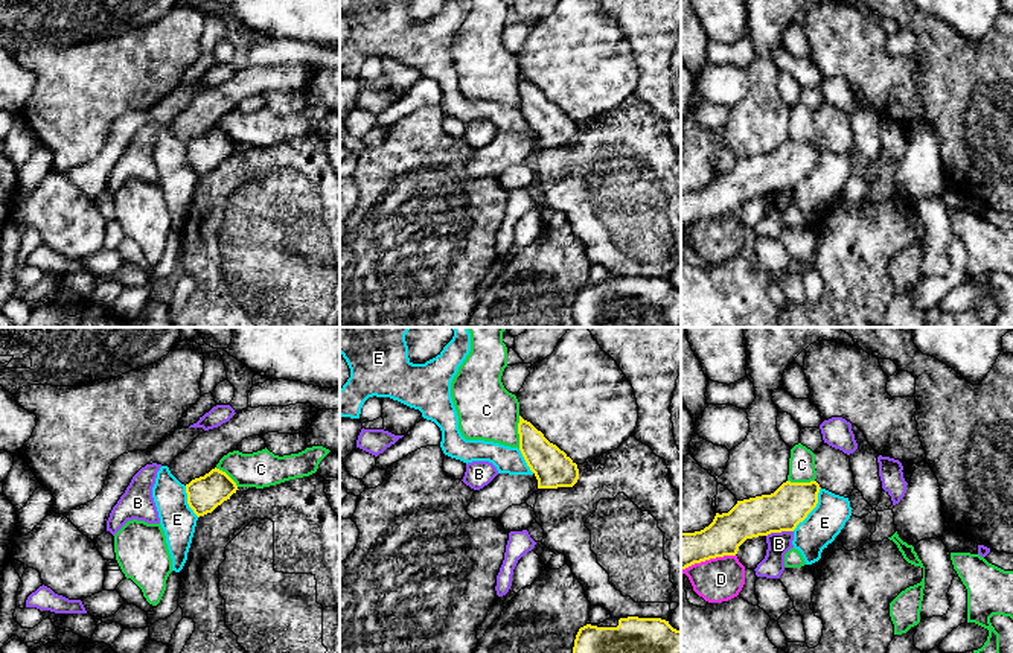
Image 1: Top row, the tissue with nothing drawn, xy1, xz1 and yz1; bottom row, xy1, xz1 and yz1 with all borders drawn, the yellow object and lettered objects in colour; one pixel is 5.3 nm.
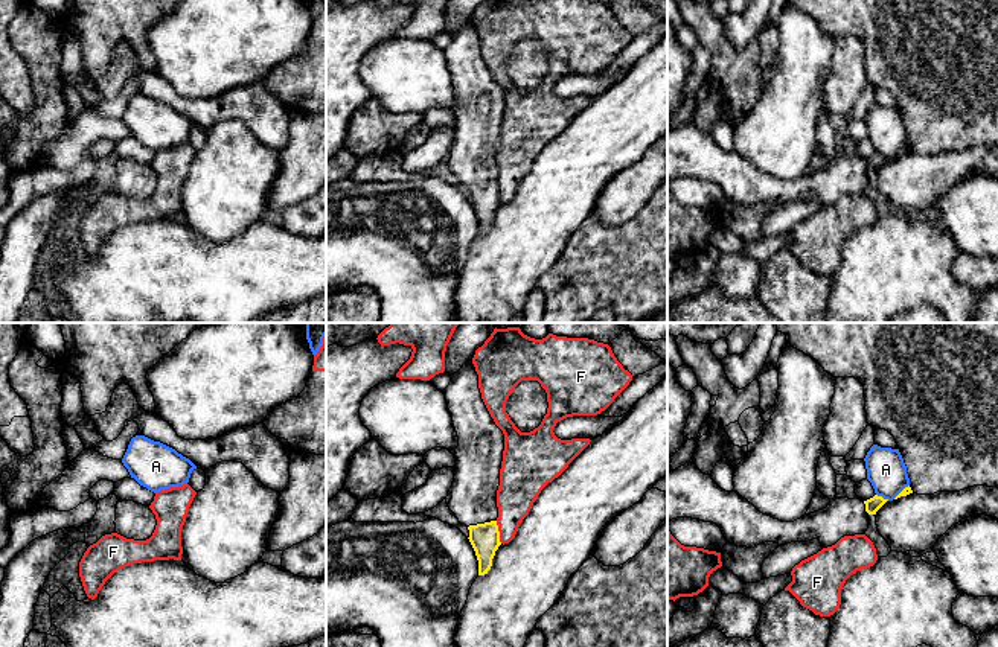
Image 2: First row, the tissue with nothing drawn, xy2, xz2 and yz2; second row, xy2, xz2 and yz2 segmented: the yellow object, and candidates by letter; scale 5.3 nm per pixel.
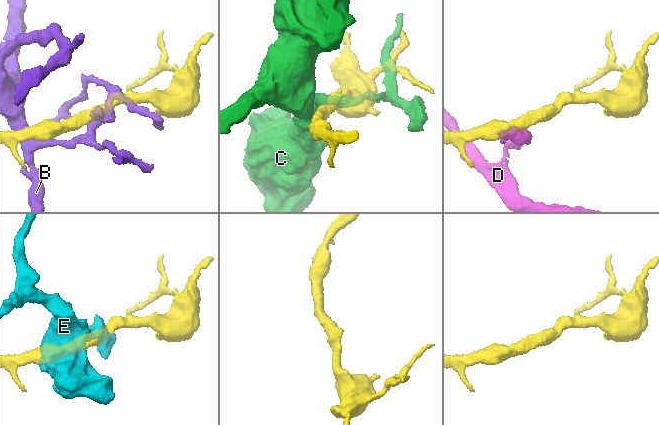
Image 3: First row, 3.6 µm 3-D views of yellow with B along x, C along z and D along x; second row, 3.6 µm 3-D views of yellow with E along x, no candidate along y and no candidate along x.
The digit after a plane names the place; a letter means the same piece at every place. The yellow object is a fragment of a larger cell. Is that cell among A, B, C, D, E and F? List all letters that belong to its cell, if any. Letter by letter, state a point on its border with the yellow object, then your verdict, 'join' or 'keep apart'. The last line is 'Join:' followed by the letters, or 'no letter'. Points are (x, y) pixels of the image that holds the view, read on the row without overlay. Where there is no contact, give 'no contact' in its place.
A: meets yellow in yz2 at (881, 156); keep apart
B: meets yellow in yz1 at (779, 191); keep apart
C: meets yellow in xz1 at (518, 92); keep apart
D: meets yellow in yz1 at (707, 218); keep apart
E: meets yellow in yz1 at (814, 166); keep apart
F: meets yellow in xz2 at (498, 191); keep apart
Join: no letter

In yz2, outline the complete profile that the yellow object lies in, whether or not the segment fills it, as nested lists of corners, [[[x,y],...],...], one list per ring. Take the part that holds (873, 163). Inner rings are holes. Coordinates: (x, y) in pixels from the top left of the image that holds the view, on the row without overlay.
[[[693,122],[667,132],[667,180],[692,177],[713,181],[727,201],[747,207],[765,201],[786,204],[812,198],[818,198],[823,207],[832,206],[844,195],[865,193],[868,175],[876,174],[887,160],[878,154],[867,160],[833,157],[823,169],[782,181],[760,172],[736,151],[722,149]]]

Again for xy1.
[[[216,126],[186,143],[187,163],[198,177],[212,172],[236,149],[236,142]]]

